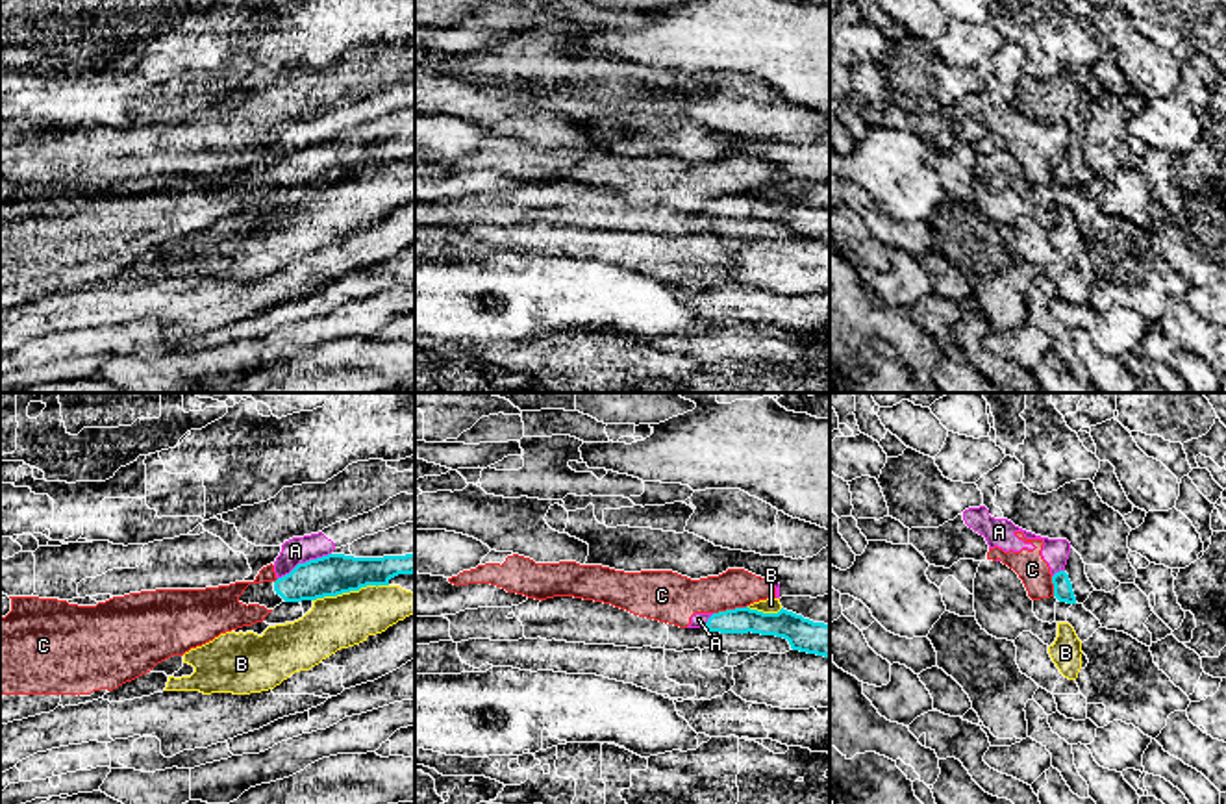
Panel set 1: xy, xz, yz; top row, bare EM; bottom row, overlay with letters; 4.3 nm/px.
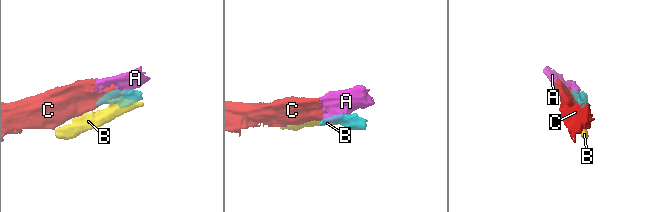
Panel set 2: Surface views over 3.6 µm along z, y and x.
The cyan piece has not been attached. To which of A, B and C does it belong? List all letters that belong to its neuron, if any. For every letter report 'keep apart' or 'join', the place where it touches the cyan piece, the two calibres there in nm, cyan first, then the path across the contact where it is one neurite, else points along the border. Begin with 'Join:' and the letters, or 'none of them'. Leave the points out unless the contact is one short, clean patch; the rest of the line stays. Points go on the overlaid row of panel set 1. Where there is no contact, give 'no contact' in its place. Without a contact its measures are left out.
Join: none of them
A: keep apart | xy (306, 562) | 180/120 nm | along xy (330, 552), (299, 562), (278, 578)
B: keep apart | xy (350, 590) | 180/240 nm | along xy (387, 584), (362, 586), (313, 601)
C: keep apart | xz (730, 610) | 120/220 nm | along xz (747, 604), (713, 614)

